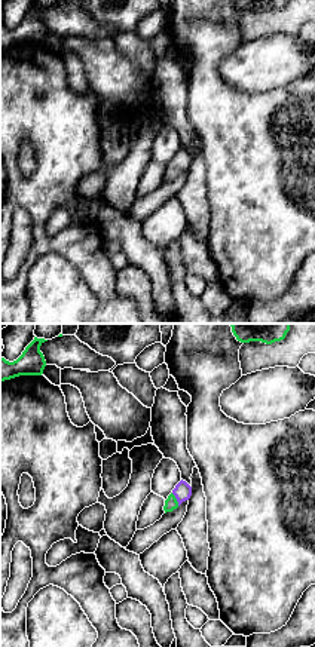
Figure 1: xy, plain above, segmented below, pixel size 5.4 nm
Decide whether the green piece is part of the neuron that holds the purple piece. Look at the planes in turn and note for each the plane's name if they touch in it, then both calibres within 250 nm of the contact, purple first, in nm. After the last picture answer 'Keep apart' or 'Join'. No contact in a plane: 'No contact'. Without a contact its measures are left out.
Touches purple in xy. Thickness 90 nm (purple) against 70 nm

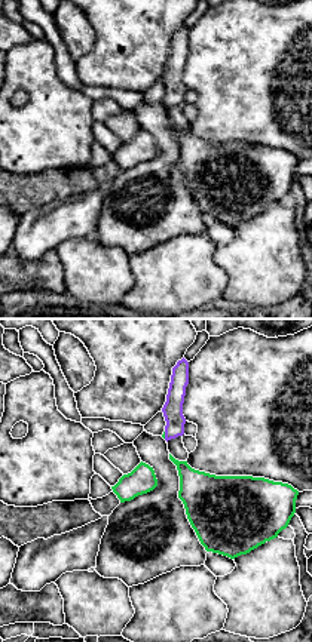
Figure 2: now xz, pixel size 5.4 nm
Touches purple in xz. Thickness 110 nm (purple) against 20 nm

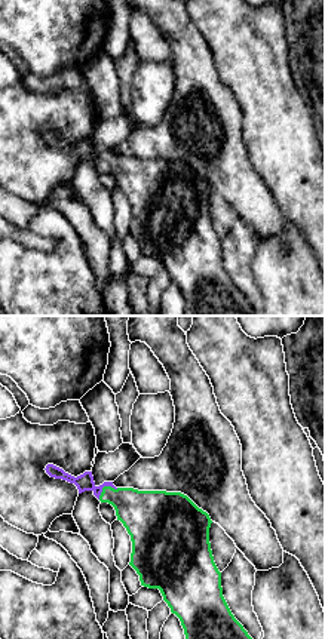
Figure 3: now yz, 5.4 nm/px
Touches purple in yz. Thickness 100 nm (purple) against 240 nm

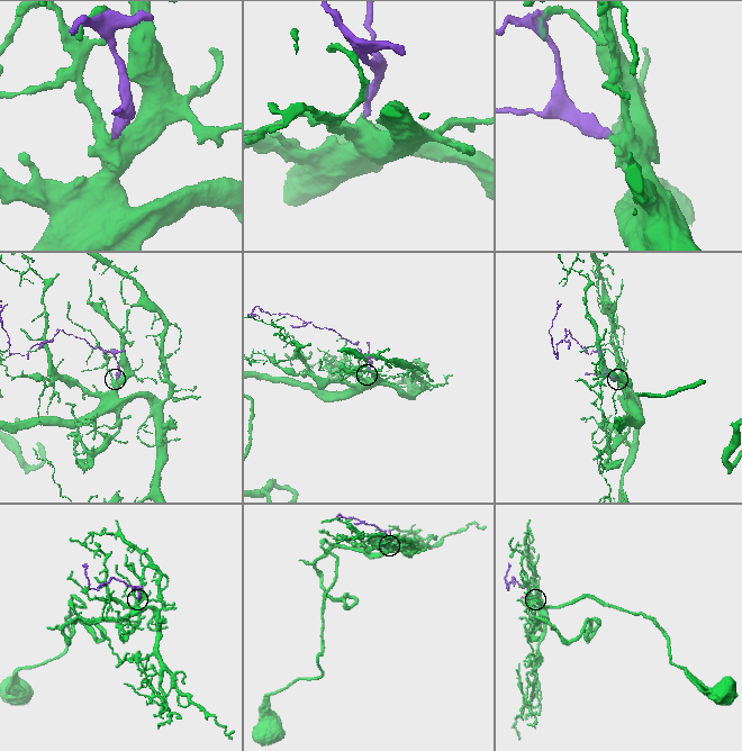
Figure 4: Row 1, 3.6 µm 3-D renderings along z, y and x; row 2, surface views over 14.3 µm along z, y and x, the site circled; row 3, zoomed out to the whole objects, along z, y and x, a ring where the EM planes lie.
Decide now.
Join

